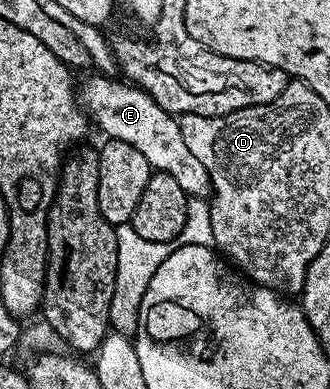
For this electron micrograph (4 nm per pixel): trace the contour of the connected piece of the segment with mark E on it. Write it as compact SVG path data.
M92 73L92 76L85 81L84 87L82 83L82 106L89 120L94 124L95 130L97 127L98 130L105 131L108 139L126 141L126 145L134 145L134 149L138 149L138 153L142 153L142 157L146 157L146 161L152 166L153 171L170 173L170 177L174 177L174 181L178 181L178 185L182 185L182 189L189 197L207 200L212 193L212 182L206 173L206 165L202 165L202 161L198 161L198 157L194 157L194 153L190 153L186 140L182 137L179 118L159 107L139 87L129 85L124 81L114 83L110 79L112 78L105 74Z

